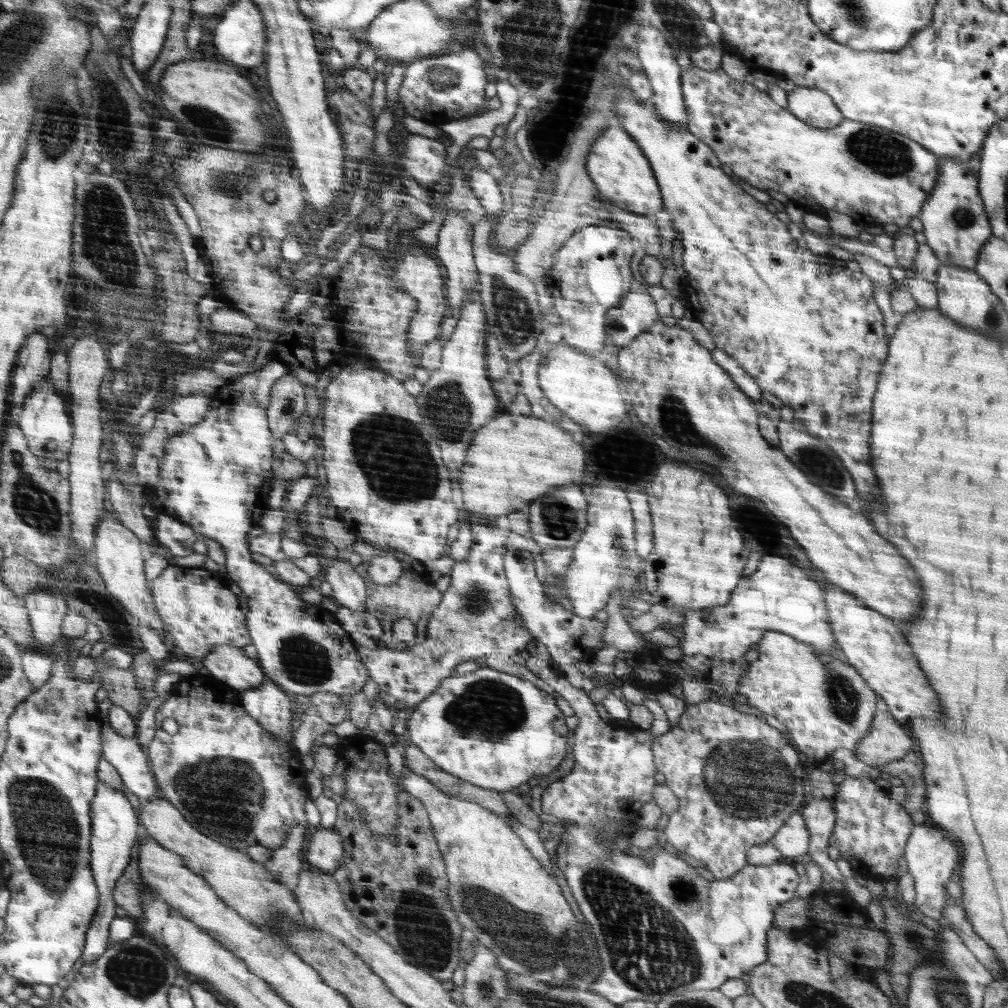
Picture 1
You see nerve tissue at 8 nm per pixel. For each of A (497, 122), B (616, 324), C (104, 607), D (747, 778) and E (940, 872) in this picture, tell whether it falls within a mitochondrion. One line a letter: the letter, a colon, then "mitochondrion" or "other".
A: other
B: mitochondrion
C: mitochondrion
D: mitochondrion
E: other

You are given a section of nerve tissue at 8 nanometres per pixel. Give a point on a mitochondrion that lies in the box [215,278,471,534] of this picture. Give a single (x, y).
(379, 444)

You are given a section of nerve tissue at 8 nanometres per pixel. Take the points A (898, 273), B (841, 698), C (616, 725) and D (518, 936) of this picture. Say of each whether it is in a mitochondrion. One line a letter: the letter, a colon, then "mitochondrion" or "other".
A: other
B: mitochondrion
C: other
D: mitochondrion

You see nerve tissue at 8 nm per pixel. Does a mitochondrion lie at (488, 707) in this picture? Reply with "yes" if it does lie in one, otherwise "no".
yes

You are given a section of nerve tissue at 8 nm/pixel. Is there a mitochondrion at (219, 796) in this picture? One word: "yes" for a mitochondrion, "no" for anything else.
yes

